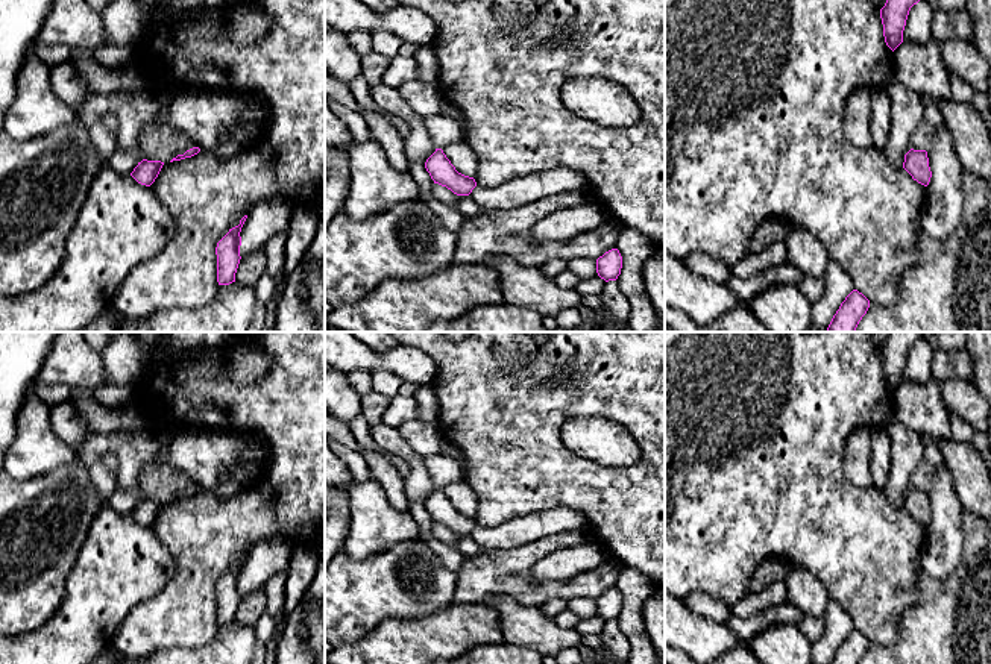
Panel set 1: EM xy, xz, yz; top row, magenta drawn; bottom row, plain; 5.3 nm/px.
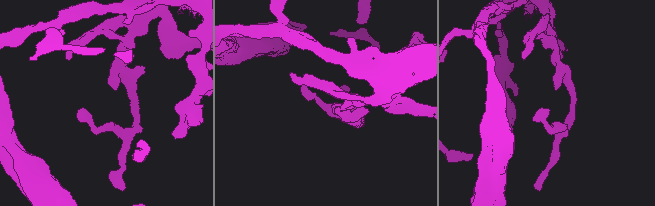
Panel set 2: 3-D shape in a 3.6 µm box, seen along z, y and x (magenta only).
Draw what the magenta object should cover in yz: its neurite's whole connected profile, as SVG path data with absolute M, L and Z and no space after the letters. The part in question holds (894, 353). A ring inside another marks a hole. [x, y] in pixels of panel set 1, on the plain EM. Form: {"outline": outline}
{"outline": "M889 332L885 346L880 349L885 382L892 391L903 382L909 350L921 337L923 332Z"}

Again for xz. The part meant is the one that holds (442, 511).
{"outline": "M436 488L436 491L426 499L425 508L434 523L446 526L457 535L469 535L477 526L473 517L464 515L455 509L442 488Z"}

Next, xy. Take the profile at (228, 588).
{"outline": "M247 555L240 559L240 564L229 568L229 572L217 582L217 622L219 625L229 625L235 622L235 612L240 603L241 567Z"}

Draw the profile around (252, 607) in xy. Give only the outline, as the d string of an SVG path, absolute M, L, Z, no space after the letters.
M258 590L240 599L235 622L244 626L255 626L258 619L266 612L264 591Z

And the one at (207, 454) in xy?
M185 428L153 459L182 470L200 490L211 490L223 475L238 465L244 449L246 438L241 434Z

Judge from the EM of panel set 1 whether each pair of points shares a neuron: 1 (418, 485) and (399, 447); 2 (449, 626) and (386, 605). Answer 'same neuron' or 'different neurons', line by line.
1: same neuron
2: different neurons

